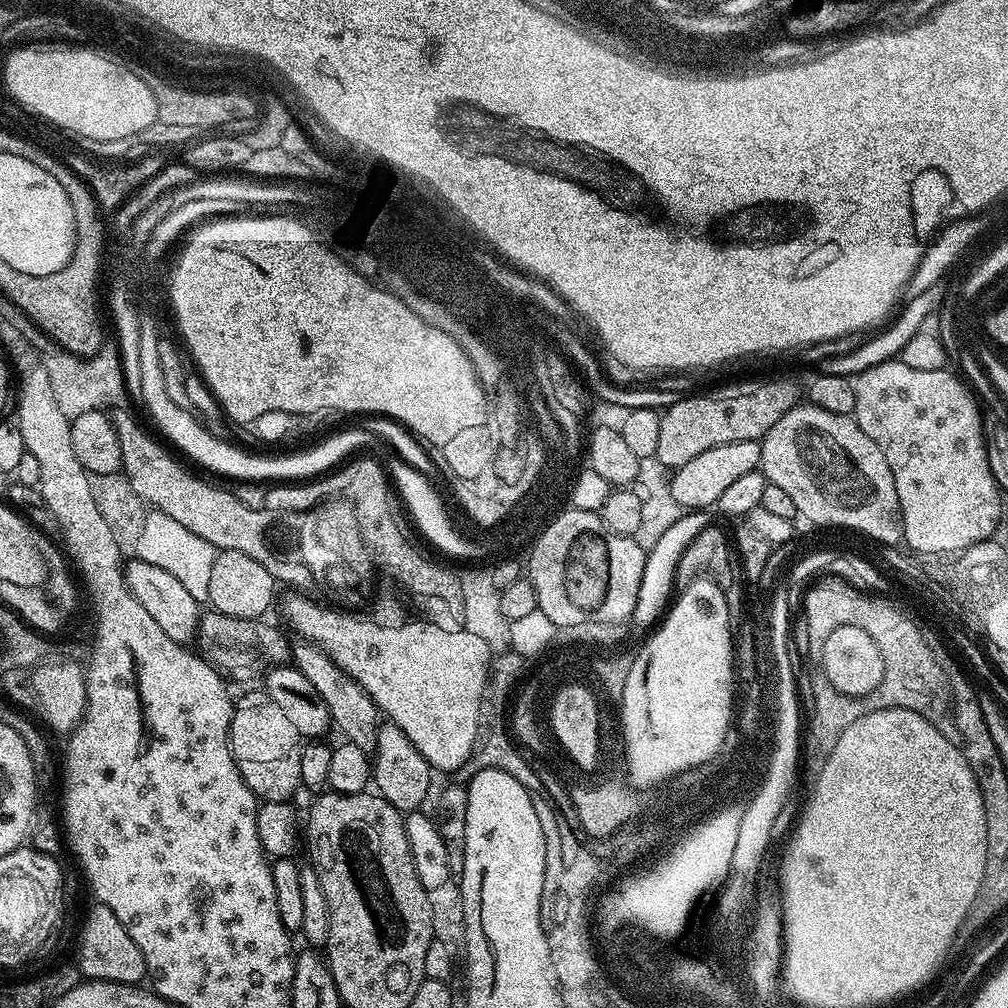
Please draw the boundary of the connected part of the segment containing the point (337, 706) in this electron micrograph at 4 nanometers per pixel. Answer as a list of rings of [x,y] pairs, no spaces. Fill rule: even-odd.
[[[310,642],[297,644],[292,650],[294,666],[306,675],[310,684],[318,690],[322,700],[327,704],[331,723],[346,736],[345,739],[352,743],[365,754],[375,752],[377,746],[377,730],[380,725],[380,711],[376,703],[370,698],[365,689],[352,676],[348,675],[328,654],[317,645]]]

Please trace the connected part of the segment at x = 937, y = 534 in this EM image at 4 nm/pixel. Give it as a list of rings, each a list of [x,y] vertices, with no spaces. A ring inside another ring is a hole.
[[[885,358],[880,364],[875,364],[873,368],[859,373],[854,380],[856,386],[856,410],[854,418],[870,438],[882,450],[886,462],[890,466],[890,474],[894,474],[894,490],[898,490],[898,502],[900,503],[900,518],[902,521],[902,540],[911,547],[913,553],[921,549],[958,548],[962,544],[980,543],[984,539],[993,535],[996,523],[1000,520],[1000,498],[1002,491],[996,483],[988,461],[988,451],[985,448],[985,421],[980,421],[980,408],[976,405],[976,400],[972,397],[972,392],[952,373],[952,370],[939,372],[938,370],[913,370],[911,366],[906,366],[898,358]]]

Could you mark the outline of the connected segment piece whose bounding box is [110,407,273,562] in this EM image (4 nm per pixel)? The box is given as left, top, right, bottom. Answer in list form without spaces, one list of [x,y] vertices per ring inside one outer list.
[[[113,408],[110,419],[116,428],[122,450],[122,472],[130,482],[133,493],[155,511],[174,518],[181,526],[186,526],[190,534],[198,534],[198,538],[206,538],[217,550],[238,550],[242,554],[250,554],[258,562],[272,560],[263,545],[263,530],[270,526],[268,516],[260,516],[262,510],[250,514],[248,509],[241,508],[235,494],[227,487],[215,488],[196,476],[191,476],[186,469],[172,466],[170,460],[159,455],[156,445],[159,439],[148,437],[140,429],[140,424],[129,413],[129,409]]]

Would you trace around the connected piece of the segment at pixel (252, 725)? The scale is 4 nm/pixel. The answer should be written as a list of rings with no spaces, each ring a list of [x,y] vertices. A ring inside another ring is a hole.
[[[263,690],[248,692],[235,701],[230,722],[228,745],[232,748],[232,757],[250,790],[263,803],[288,802],[293,798],[296,788],[301,787],[302,774],[302,737],[294,730],[290,718],[286,718],[268,693]]]

